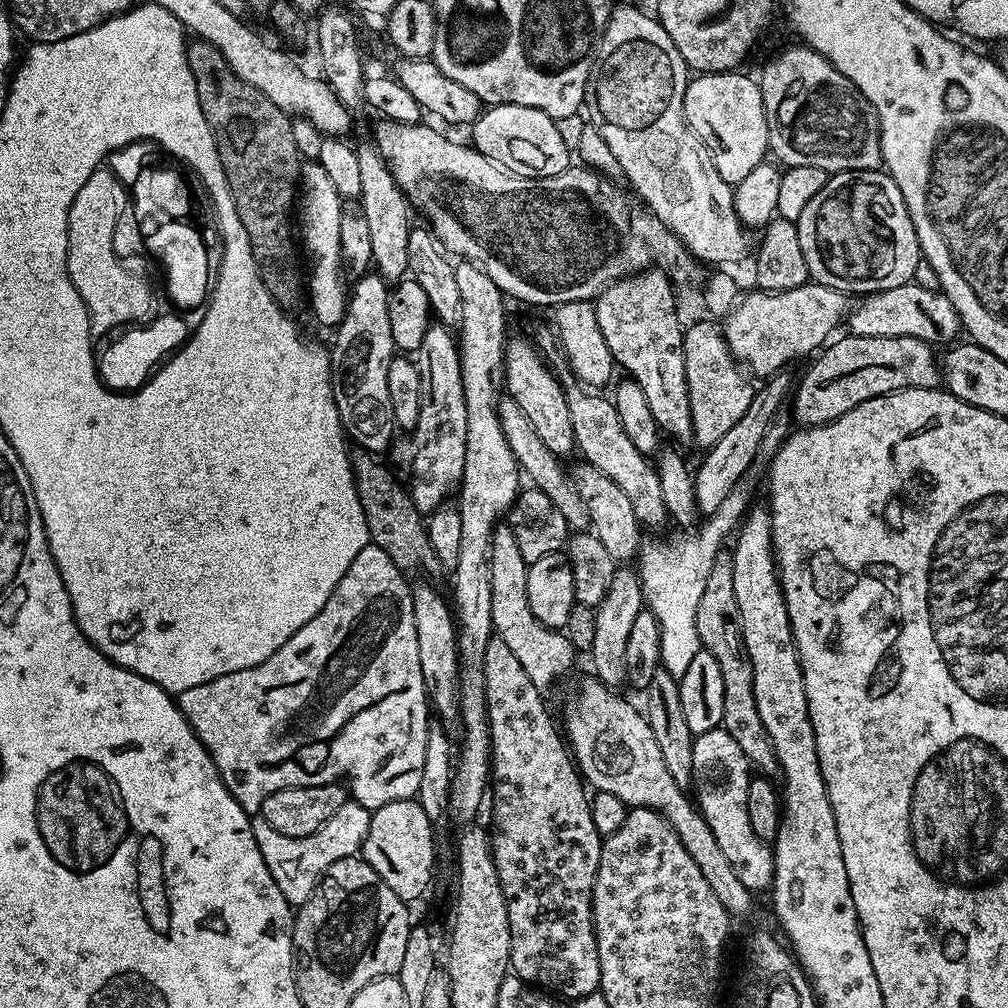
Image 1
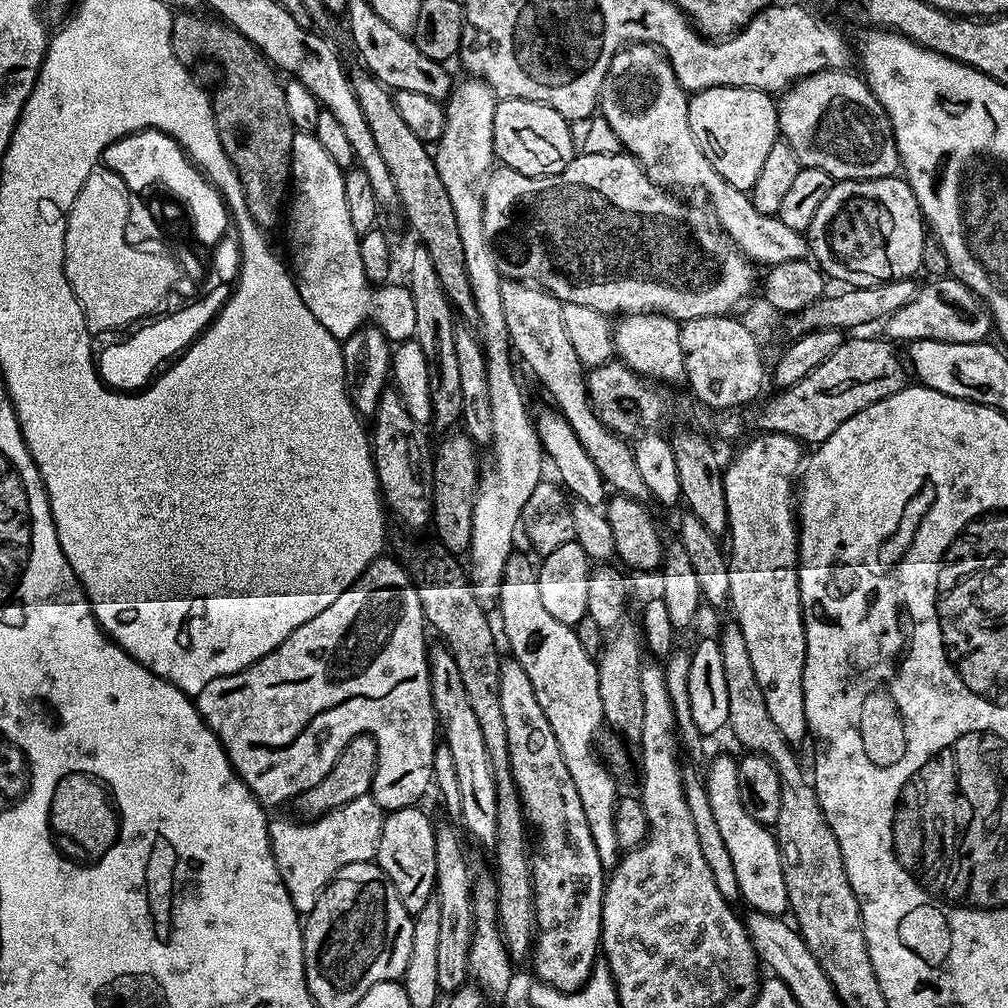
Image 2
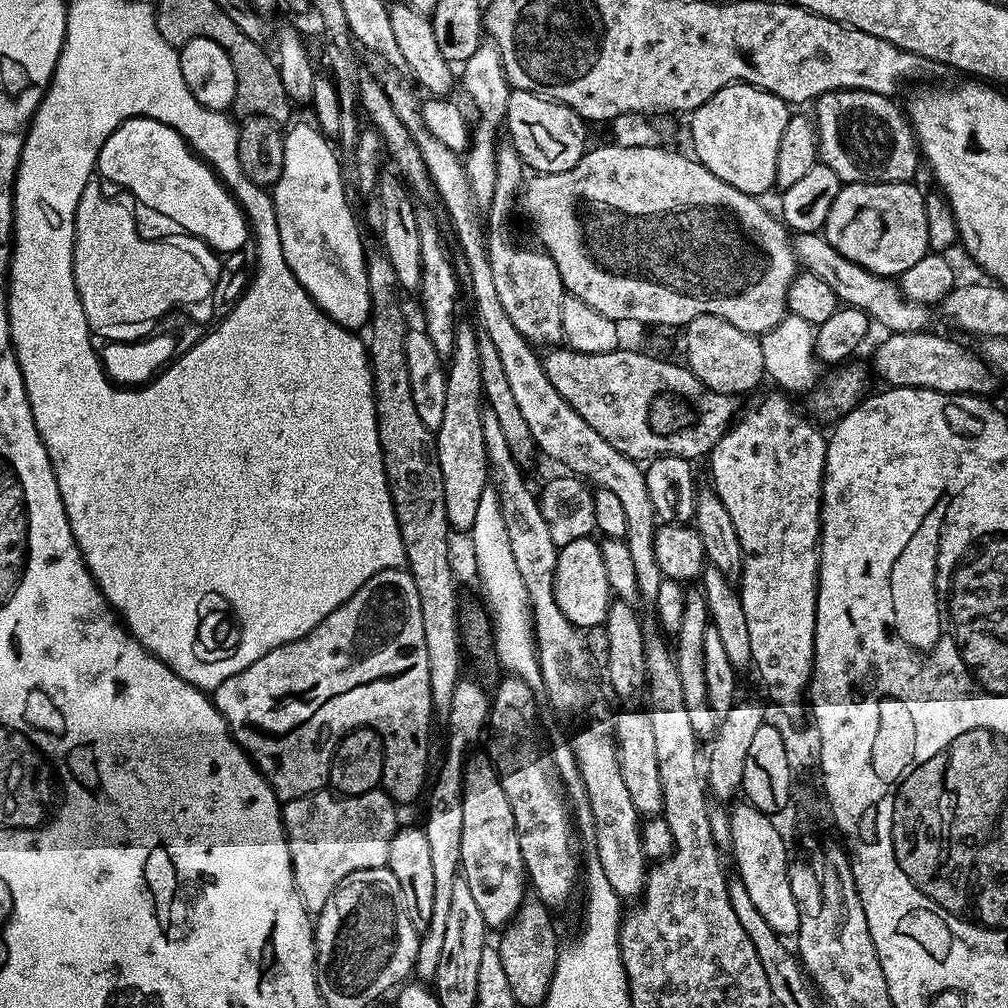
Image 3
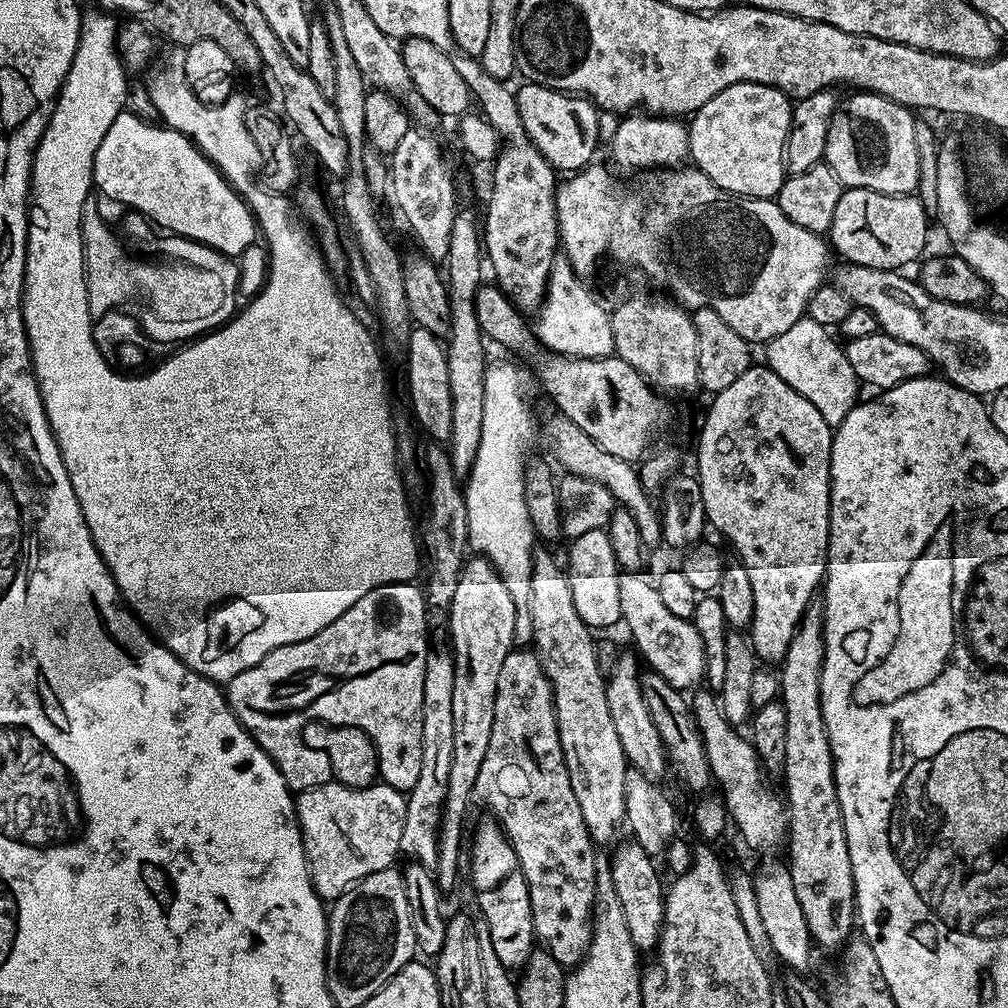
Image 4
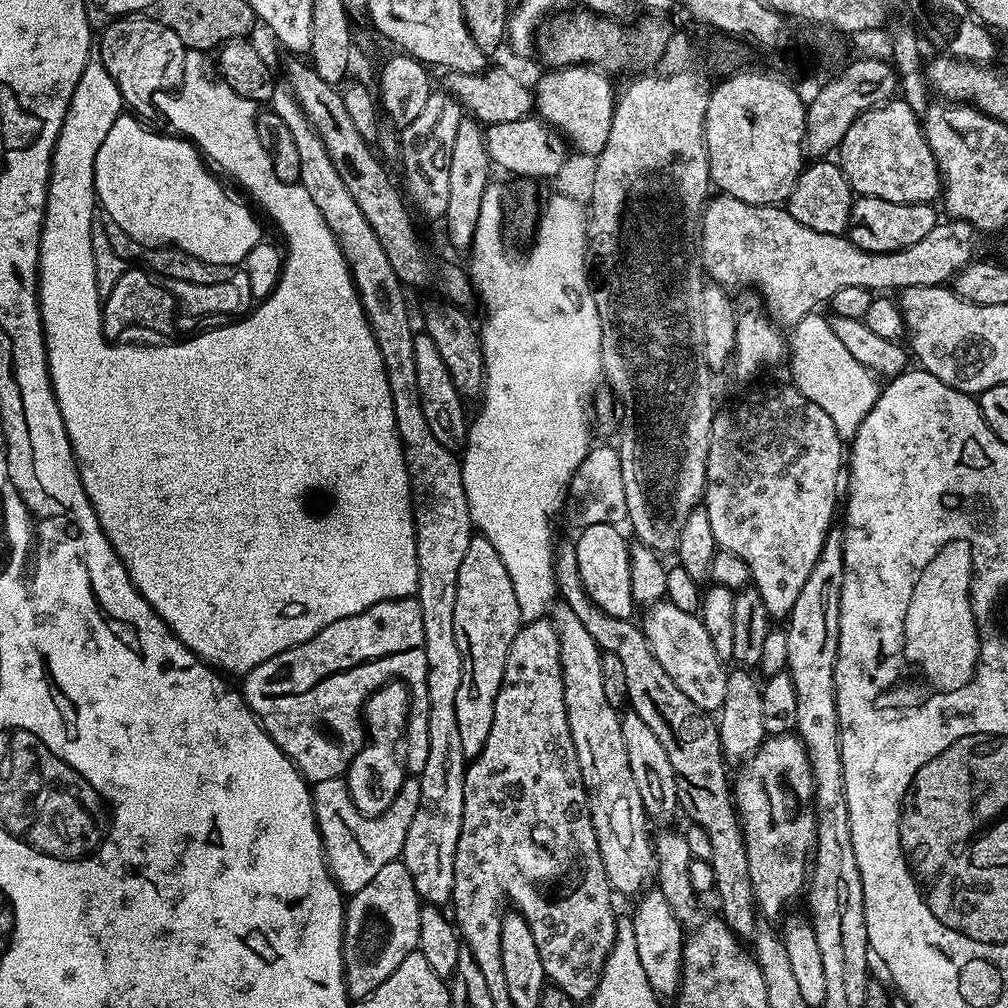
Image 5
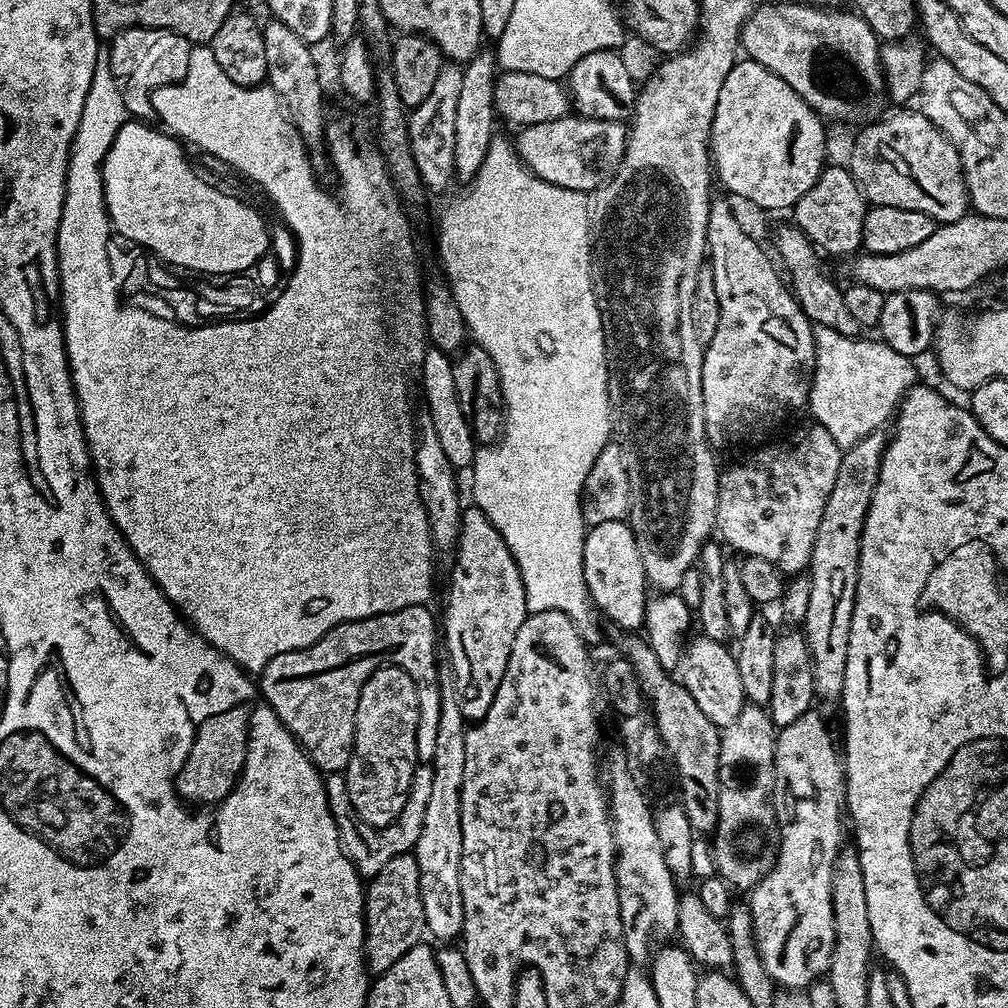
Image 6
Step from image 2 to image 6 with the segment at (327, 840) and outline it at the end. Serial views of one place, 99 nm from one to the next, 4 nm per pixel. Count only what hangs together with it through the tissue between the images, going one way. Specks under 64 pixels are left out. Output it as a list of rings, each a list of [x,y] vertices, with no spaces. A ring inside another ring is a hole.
[[[421,763],[413,772],[413,780],[408,790],[408,801],[402,808],[392,824],[384,828],[375,828],[367,825],[358,816],[351,805],[350,795],[347,794],[347,782],[345,777],[340,774],[332,774],[324,781],[326,798],[330,806],[330,814],[338,826],[340,835],[340,846],[347,852],[348,857],[356,866],[356,871],[361,877],[371,878],[390,862],[390,858],[398,858],[398,854],[412,852],[418,842],[418,834],[422,834],[422,822],[426,819],[426,806],[430,803],[430,790],[434,787],[434,770],[431,763]]]

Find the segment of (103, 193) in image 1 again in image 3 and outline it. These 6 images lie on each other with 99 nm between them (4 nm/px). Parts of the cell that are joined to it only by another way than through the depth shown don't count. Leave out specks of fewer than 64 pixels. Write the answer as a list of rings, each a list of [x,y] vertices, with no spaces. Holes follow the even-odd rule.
[[[89,184],[82,194],[80,220],[74,220],[72,268],[76,271],[76,284],[80,284],[80,296],[84,296],[86,320],[92,320],[92,324],[148,320],[148,316],[159,315],[171,304],[198,306],[204,302],[208,277],[188,252],[176,252],[176,248],[160,252],[156,244],[144,245],[137,240],[128,212],[104,200],[96,184]]]

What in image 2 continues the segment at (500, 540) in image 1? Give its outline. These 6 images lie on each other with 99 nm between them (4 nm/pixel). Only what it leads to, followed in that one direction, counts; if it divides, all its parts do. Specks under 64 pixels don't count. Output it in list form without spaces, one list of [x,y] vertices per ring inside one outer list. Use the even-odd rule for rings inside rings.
[[[516,550],[506,562],[498,601],[500,624],[504,627],[504,636],[508,639],[509,650],[512,651],[509,652],[511,659],[516,660],[518,666],[522,666],[522,670],[526,670],[530,678],[530,686],[534,686],[534,698],[538,698],[538,706],[542,706],[542,714],[546,714],[546,722],[550,722],[550,730],[554,730],[554,738],[558,738],[558,750],[562,750],[562,762],[566,762],[566,770],[570,770],[570,778],[574,778],[574,787],[578,789],[578,798],[582,798],[582,811],[586,813],[590,838],[594,838],[598,858],[605,870],[611,870],[620,859],[622,849],[618,834],[614,834],[614,810],[618,801],[617,777],[609,772],[607,764],[598,759],[597,749],[596,752],[592,749],[596,735],[598,735],[597,740],[601,735],[600,727],[605,727],[606,724],[602,710],[602,694],[598,692],[597,661],[591,651],[583,648],[575,627],[558,622],[558,618],[553,618],[546,610],[538,587],[538,568],[533,557],[528,556],[523,556],[520,550]]]

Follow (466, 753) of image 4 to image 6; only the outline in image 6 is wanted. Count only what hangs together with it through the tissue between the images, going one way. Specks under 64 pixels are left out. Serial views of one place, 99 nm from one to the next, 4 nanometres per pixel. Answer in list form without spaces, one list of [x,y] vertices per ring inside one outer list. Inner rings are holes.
[[[469,506],[461,511],[455,556],[444,620],[442,616],[442,640],[448,643],[447,659],[456,679],[458,706],[462,706],[465,721],[475,722],[490,710],[510,658],[510,646],[514,646],[514,634],[530,613],[514,554],[481,508]]]

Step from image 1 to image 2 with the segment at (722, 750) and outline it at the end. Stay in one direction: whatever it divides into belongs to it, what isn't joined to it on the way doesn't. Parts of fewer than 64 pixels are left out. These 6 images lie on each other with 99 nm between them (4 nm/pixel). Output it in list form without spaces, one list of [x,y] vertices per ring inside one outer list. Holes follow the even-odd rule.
[[[716,756],[709,759],[706,787],[710,798],[710,810],[714,810],[714,822],[725,839],[726,850],[733,859],[741,899],[748,902],[753,911],[780,916],[788,907],[786,882],[782,875],[781,854],[775,833],[767,826],[751,818],[738,790],[738,760],[732,756]]]

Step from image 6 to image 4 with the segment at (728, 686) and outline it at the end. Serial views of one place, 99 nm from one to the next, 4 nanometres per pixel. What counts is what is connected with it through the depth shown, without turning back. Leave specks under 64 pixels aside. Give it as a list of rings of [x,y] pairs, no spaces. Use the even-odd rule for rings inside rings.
[[[621,571],[618,600],[622,602],[620,618],[623,627],[628,627],[628,632],[636,643],[635,651],[651,671],[666,678],[670,686],[681,690],[695,689],[705,679],[706,658],[702,638],[689,621],[670,614],[670,609],[663,604],[655,583],[643,576],[637,572]]]

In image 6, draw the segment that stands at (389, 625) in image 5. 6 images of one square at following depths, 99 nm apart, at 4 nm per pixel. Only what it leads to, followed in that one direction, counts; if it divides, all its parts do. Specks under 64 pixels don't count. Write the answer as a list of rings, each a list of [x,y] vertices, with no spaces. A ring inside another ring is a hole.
[[[415,604],[361,620],[348,620],[331,628],[308,648],[278,654],[278,658],[271,660],[259,673],[260,695],[321,773],[340,774],[345,771],[355,742],[355,711],[360,691],[367,679],[384,665],[404,668],[417,684],[421,700],[417,758],[420,762],[431,762],[434,758],[442,702],[436,660],[438,620],[432,617],[430,609]]]

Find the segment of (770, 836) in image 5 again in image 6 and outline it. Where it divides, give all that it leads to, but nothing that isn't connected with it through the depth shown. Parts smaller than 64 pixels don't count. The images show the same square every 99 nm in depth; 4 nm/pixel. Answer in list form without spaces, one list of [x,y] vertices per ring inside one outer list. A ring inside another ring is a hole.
[[[810,710],[798,718],[798,722],[790,722],[790,726],[779,729],[776,734],[776,753],[774,754],[774,766],[776,767],[776,782],[774,785],[774,807],[776,809],[776,827],[780,830],[780,849],[776,855],[776,865],[756,883],[751,889],[750,907],[752,921],[754,922],[754,934],[758,954],[762,958],[762,966],[766,966],[766,974],[775,984],[784,990],[807,990],[813,983],[825,975],[830,966],[830,958],[834,950],[834,910],[832,909],[832,879],[834,878],[834,866],[840,853],[844,840],[844,824],[846,828],[846,777],[844,774],[844,762],[838,740],[832,737],[824,716],[817,710]]]

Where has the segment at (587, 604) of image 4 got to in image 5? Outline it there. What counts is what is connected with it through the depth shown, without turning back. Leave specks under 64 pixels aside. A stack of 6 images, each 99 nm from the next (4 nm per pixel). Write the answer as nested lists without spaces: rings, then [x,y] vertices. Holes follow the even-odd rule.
[[[614,524],[582,528],[577,535],[580,537],[575,537],[574,543],[578,554],[578,570],[582,574],[582,582],[590,598],[594,598],[594,602],[598,602],[598,606],[602,606],[606,614],[631,620],[634,616],[632,608],[637,607],[637,602],[630,590],[630,544],[629,541],[624,541],[620,531],[621,529]]]

